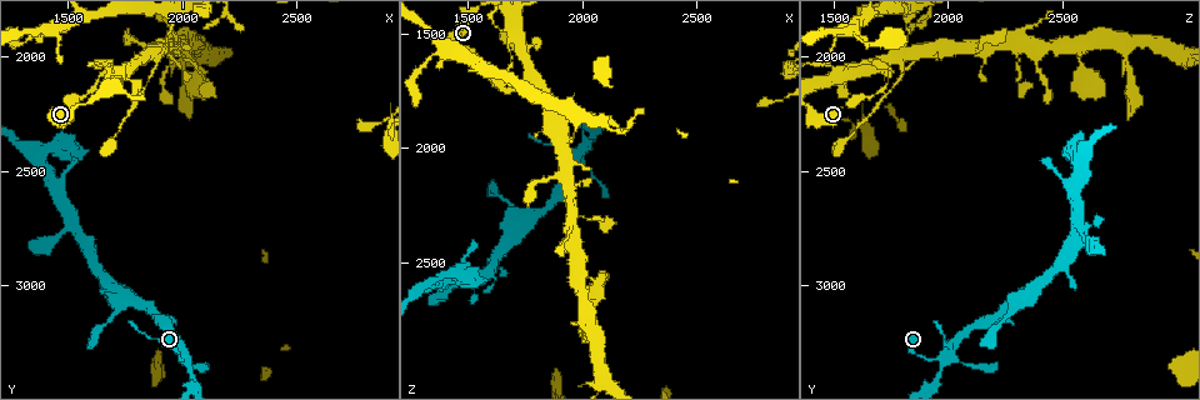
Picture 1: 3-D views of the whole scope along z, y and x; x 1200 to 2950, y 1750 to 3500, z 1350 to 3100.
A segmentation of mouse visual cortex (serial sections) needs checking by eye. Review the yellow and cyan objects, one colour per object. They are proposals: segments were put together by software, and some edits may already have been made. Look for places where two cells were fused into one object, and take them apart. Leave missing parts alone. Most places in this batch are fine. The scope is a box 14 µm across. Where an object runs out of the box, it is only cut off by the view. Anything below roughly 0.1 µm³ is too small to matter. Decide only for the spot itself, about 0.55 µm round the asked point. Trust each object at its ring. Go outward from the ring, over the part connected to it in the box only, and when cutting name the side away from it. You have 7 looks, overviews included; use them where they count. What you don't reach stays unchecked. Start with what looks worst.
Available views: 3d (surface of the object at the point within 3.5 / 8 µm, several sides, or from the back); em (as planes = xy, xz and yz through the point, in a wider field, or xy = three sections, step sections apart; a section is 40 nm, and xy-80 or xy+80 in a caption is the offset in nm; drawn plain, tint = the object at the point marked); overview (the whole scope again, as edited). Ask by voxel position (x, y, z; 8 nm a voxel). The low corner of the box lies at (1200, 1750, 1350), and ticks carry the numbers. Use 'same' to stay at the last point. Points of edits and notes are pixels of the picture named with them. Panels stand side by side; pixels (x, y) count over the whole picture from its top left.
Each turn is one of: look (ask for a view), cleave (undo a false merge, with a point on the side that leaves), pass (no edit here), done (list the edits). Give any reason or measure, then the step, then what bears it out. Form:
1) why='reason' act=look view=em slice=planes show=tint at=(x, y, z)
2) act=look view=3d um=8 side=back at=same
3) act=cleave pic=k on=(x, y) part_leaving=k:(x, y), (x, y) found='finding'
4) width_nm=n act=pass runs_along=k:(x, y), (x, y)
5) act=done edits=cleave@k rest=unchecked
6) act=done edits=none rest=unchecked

why='sudden change in width' act=look view=3d um=3.5 side=back at=(1850, 1970, 1800)

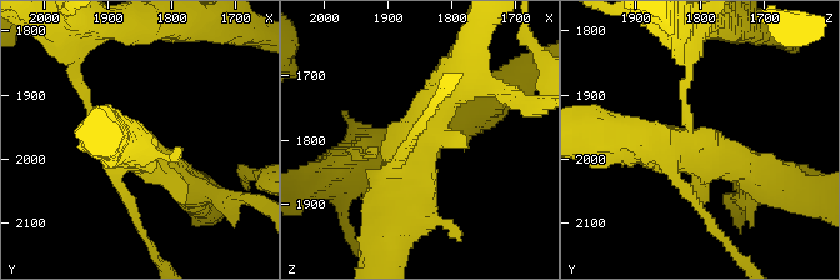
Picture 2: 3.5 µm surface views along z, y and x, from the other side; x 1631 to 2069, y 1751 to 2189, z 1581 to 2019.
why='shape alone is not enough' act=look view=em slice=xy step=1 show=tint at=same

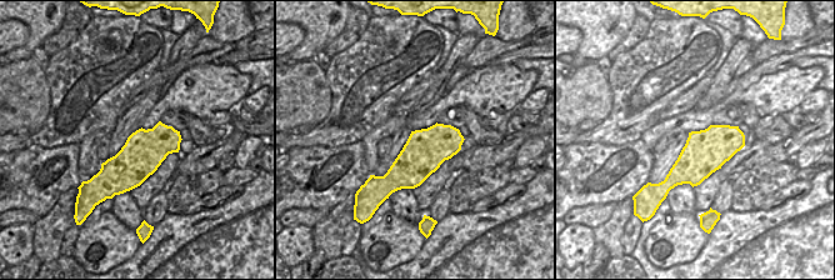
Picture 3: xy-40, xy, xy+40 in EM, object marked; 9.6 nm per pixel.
act=look view=em slice=xy step=2 show=tint at=same

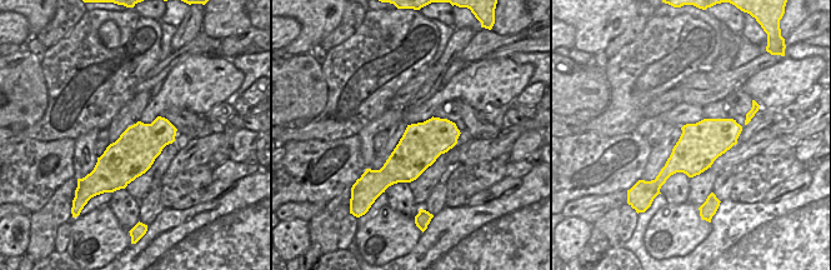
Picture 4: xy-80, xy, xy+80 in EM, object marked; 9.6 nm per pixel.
width_nm=400 act=pass runs_along=2:(454, 80), (411, 138), (396, 224) found='all the same cell'

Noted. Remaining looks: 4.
why='a narrow waist' act=look view=3d um=8 at=(1620, 2130, 1730)

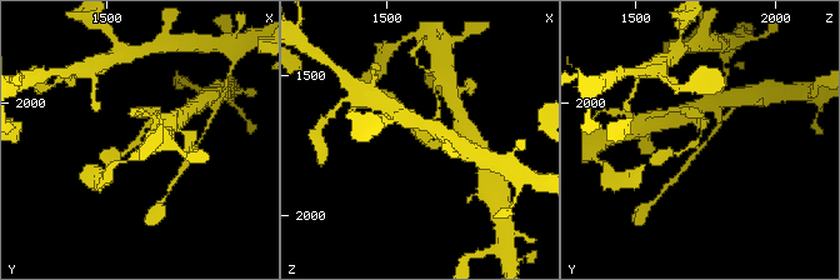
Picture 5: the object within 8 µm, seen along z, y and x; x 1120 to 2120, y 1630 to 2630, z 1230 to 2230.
act=look view=3d um=3.5 at=(1620, 2130, 1730)

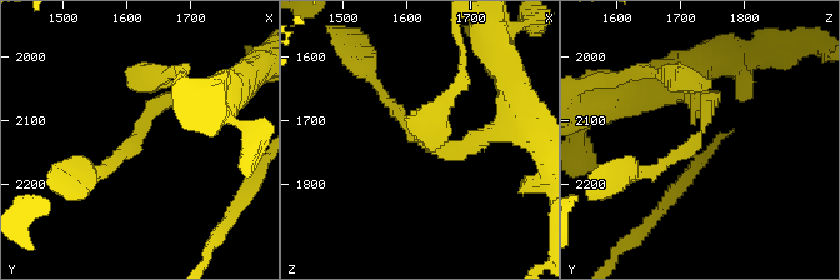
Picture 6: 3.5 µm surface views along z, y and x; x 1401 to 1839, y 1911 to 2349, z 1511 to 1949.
why='need the tissue' act=look view=em slice=xy step=3 show=tint at=(1620, 2120, 1725)

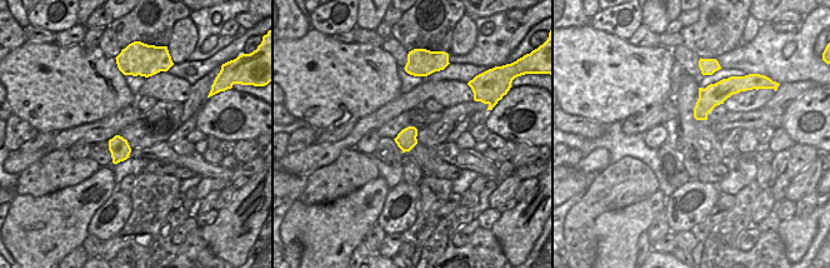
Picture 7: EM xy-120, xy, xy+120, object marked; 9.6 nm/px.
act=pass found='continuous, no second cell'

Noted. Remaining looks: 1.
act=done edits=none rest=unchecked

